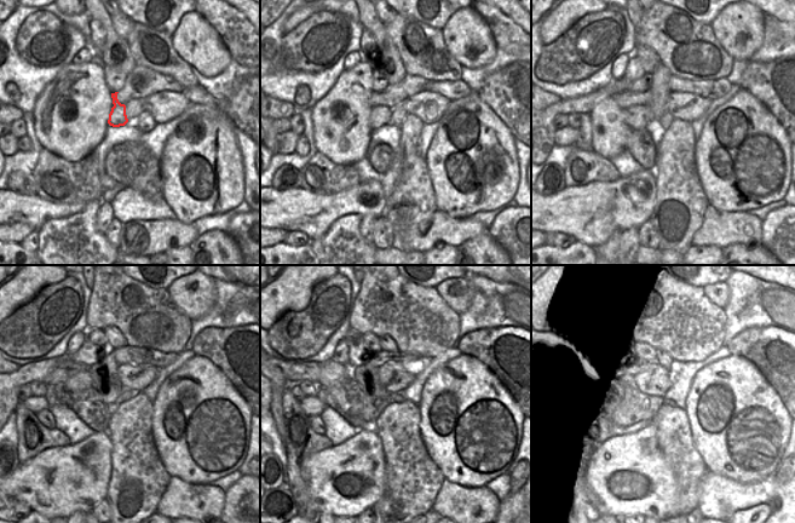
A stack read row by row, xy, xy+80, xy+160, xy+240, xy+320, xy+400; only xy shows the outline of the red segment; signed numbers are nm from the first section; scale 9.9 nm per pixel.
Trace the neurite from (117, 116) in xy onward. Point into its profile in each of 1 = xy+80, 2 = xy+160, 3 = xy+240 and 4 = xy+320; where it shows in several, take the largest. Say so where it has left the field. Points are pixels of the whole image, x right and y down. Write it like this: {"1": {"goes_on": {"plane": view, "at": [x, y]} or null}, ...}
{"1": {"goes_on": {"plane": "xy+80", "at": [381, 108]}}, "2": {"goes_on": {"plane": "xy+160", "at": [634, 105]}}, "3": {"goes_on": {"plane": "xy+240", "at": [73, 377]}}, "4": {"goes_on": {"plane": "xy+320", "at": [330, 372]}}}

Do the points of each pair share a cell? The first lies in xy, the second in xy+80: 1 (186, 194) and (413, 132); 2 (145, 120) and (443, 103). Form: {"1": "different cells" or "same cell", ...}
{"1": "different cells", "2": "different cells"}

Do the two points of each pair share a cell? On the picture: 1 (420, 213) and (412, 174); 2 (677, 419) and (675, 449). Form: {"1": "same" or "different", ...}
{"1": "same", "2": "same"}

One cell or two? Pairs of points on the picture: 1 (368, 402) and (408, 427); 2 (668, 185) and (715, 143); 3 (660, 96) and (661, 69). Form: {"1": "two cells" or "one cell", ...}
{"1": "two cells", "2": "two cells", "3": "one cell"}

